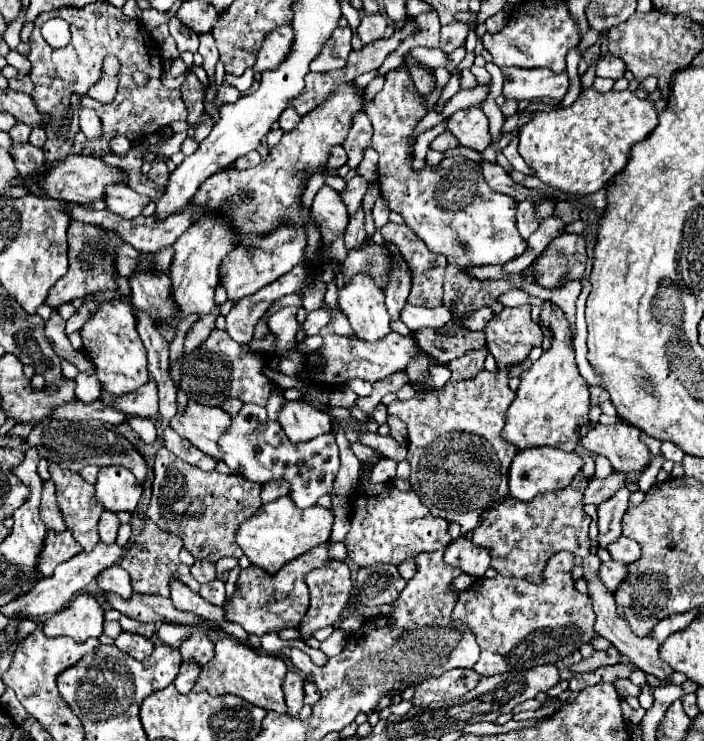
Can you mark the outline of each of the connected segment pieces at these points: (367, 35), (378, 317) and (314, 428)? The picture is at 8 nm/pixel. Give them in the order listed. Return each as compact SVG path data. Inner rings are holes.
M370 13L370 15L362 17L362 23L358 27L358 35L360 35L362 43L366 45L368 41L376 41L376 39L384 37L386 27L388 27L388 19L384 13Z
M356 275L350 285L342 287L340 299L338 299L338 309L342 309L354 329L354 335L364 339L364 341L380 341L384 339L392 329L390 329L390 315L384 303L384 291L368 277L368 275Z
M284 401L280 413L278 413L278 423L286 431L288 439L292 443L308 441L318 435L324 435L332 431L330 427L330 415L324 411L312 407L306 401Z

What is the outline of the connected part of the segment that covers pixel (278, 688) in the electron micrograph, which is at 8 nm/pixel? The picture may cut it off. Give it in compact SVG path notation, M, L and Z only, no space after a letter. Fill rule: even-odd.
M224 637L220 641L216 641L216 655L210 663L206 663L202 667L202 673L192 691L194 693L208 691L210 695L232 693L266 711L286 713L286 703L284 703L284 693L282 693L282 681L284 681L286 671L288 671L288 667L282 657L258 655L250 645Z

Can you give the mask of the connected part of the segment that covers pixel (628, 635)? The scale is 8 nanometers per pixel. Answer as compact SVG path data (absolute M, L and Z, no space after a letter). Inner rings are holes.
M590 553L588 557L582 559L584 579L586 579L586 583L588 583L588 595L590 595L592 603L594 603L594 611L596 611L596 631L600 631L600 635L602 635L604 639L608 639L618 651L622 651L624 655L628 655L628 657L632 659L632 663L634 663L638 669L642 669L644 673L652 673L652 675L656 675L656 677L662 679L662 681L668 681L670 675L672 675L672 669L668 667L668 663L664 663L664 661L658 657L660 643L656 643L656 639L652 639L652 637L638 637L638 635L634 635L632 629L630 629L630 625L628 625L628 621L616 613L614 593L608 591L608 589L604 587L604 583L600 581L600 577L598 577L600 563L602 563L602 561L600 561L600 557L598 557L596 553Z

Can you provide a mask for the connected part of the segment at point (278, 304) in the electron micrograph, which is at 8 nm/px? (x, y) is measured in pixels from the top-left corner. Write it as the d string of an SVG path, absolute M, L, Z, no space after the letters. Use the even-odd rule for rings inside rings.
M290 294L281 297L276 300L268 309L264 316L264 320L267 321L269 316L273 315L276 311L283 307L287 306L297 306L302 307L303 305L303 296L301 294Z

